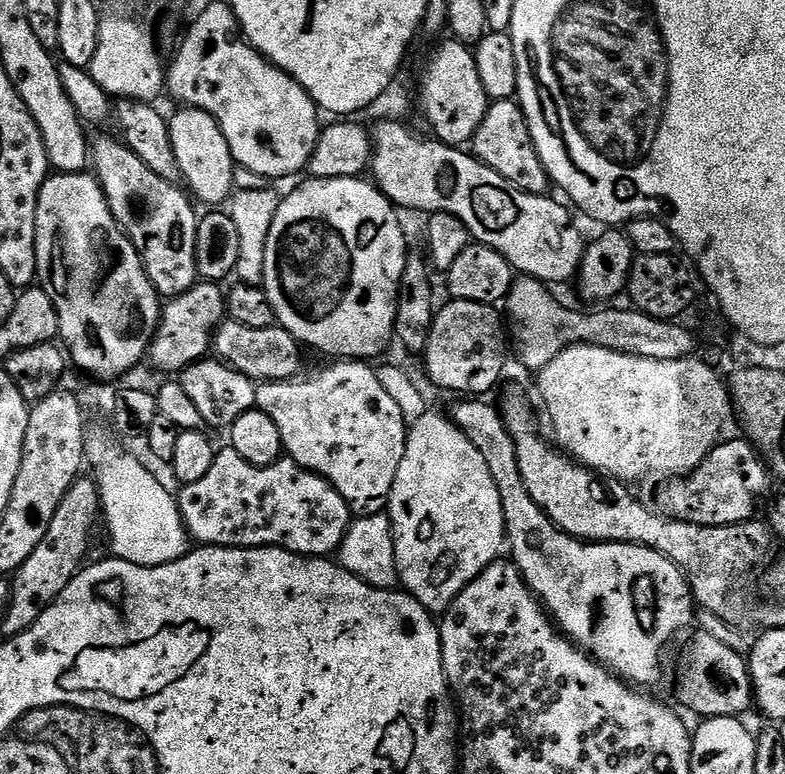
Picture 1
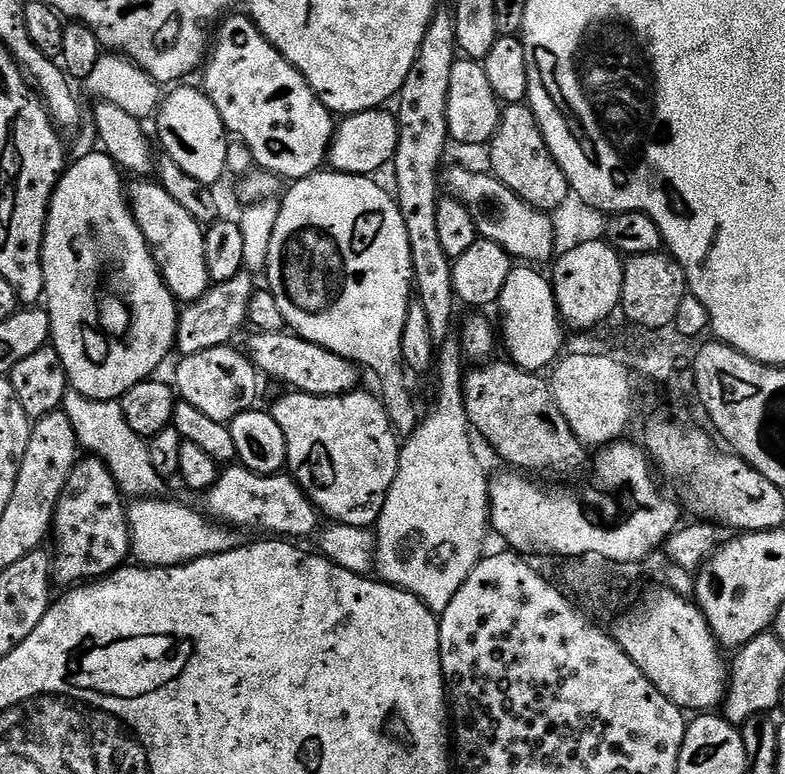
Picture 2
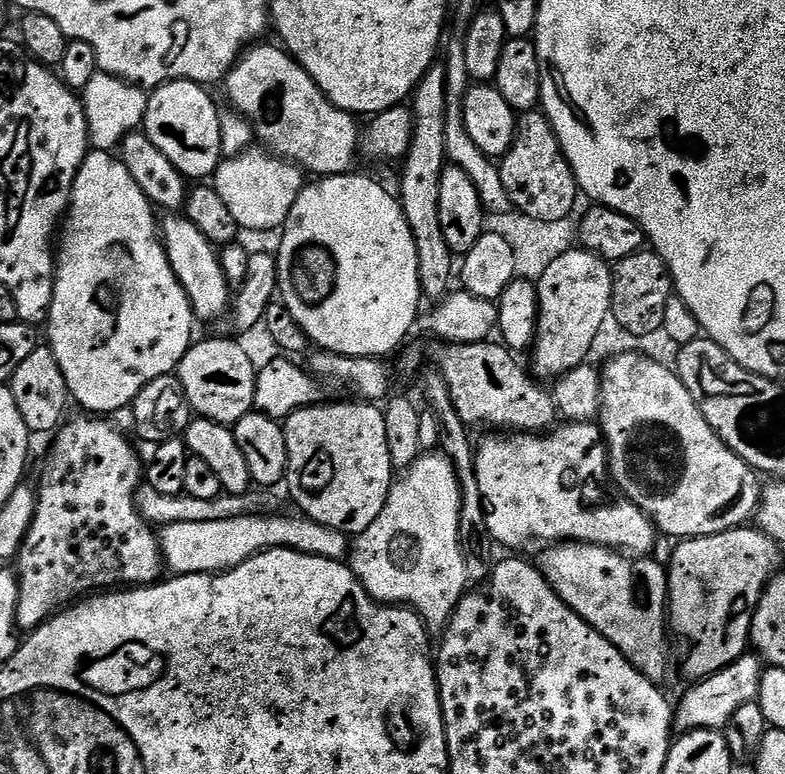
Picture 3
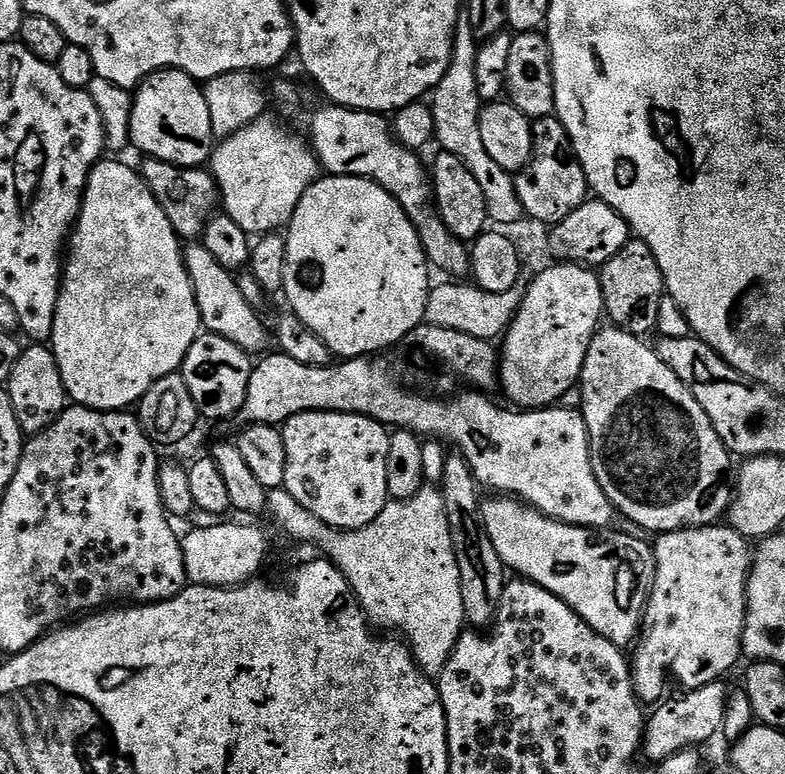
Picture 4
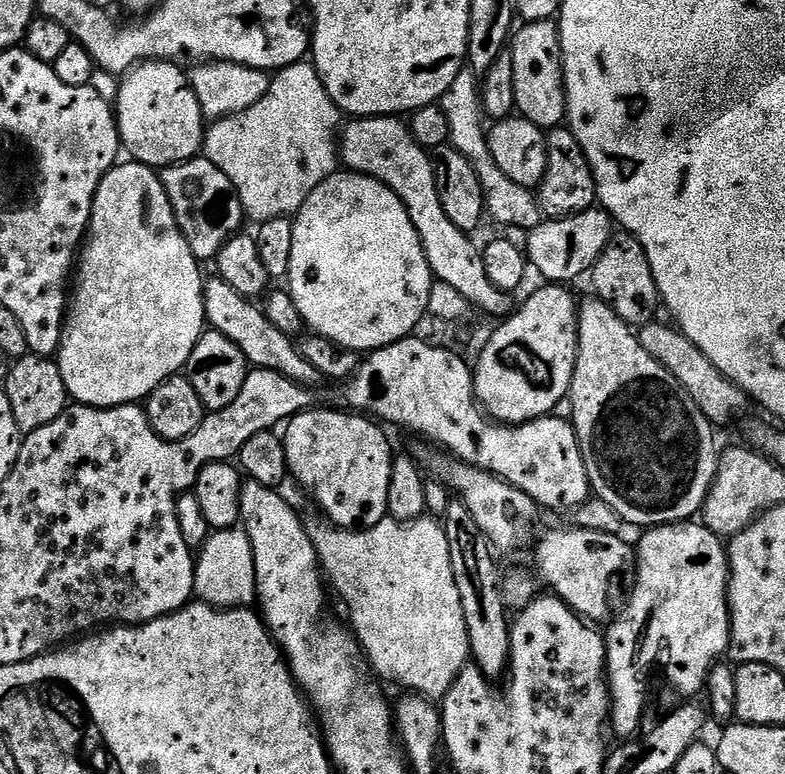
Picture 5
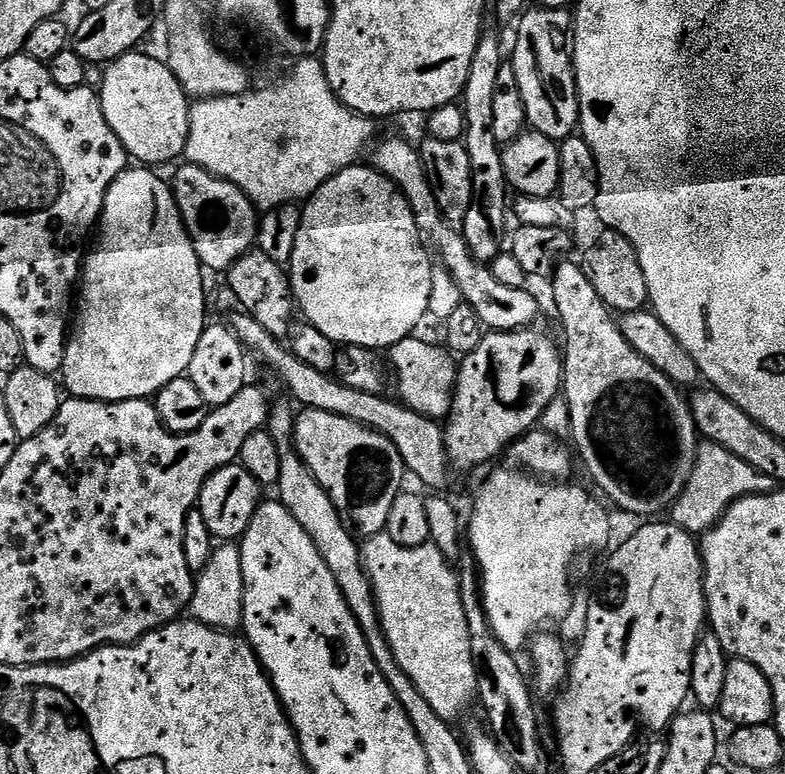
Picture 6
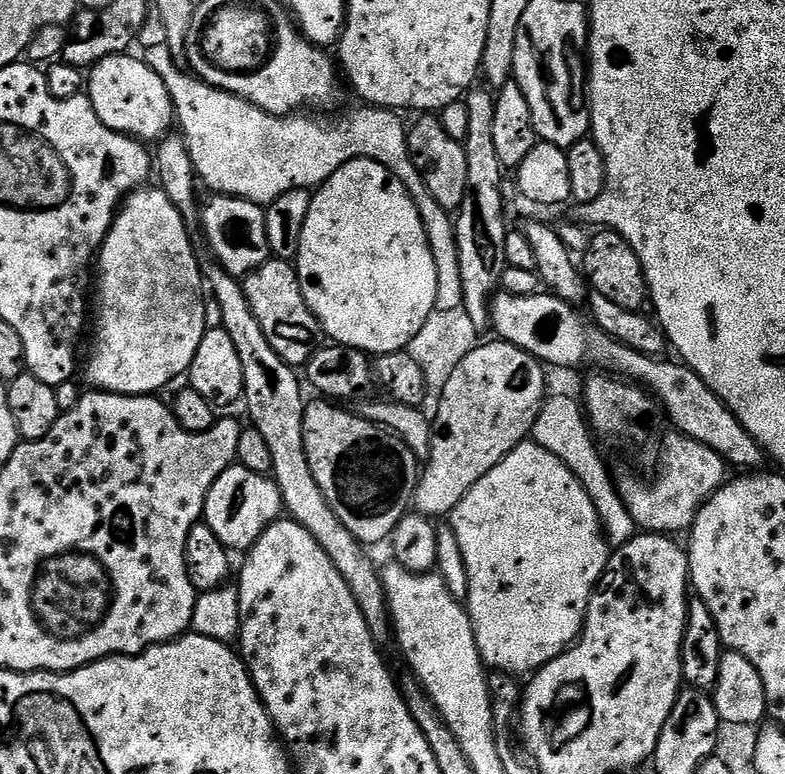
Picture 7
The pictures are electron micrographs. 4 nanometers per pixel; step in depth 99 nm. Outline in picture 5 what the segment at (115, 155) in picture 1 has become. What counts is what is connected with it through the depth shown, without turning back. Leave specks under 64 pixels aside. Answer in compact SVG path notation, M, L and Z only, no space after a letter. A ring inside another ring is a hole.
M213 278L205 283L204 318L211 331L220 332L226 338L230 338L230 342L234 342L234 346L242 350L252 368L269 368L305 386L316 386L316 383L321 383L322 378L318 370L314 370L314 366L310 366L310 362L302 358L297 341L282 334L282 330L278 330L278 326L274 326L274 322L266 318L263 307L249 302L225 280Z

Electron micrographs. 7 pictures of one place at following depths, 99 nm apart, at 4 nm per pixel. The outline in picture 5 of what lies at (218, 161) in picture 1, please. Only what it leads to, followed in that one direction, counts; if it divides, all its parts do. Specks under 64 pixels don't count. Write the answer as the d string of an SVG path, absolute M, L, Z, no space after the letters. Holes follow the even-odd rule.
M145 60L121 79L124 81L116 92L116 100L114 96L116 125L120 131L121 145L137 164L147 164L150 168L163 170L172 164L181 164L184 160L199 157L205 147L206 119L185 69L180 69L178 65L170 60Z

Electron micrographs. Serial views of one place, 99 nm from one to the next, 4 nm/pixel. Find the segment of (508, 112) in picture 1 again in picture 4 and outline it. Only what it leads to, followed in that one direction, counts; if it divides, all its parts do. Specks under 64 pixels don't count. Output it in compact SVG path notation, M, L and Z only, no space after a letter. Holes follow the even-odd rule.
M554 114L532 121L532 157L521 172L515 173L514 181L525 217L545 226L561 224L563 220L570 218L570 214L574 214L574 210L578 210L578 206L590 199L588 179L582 170L582 162L578 162L574 154L574 146L570 142L570 134L566 134L566 126L562 126L562 122Z

